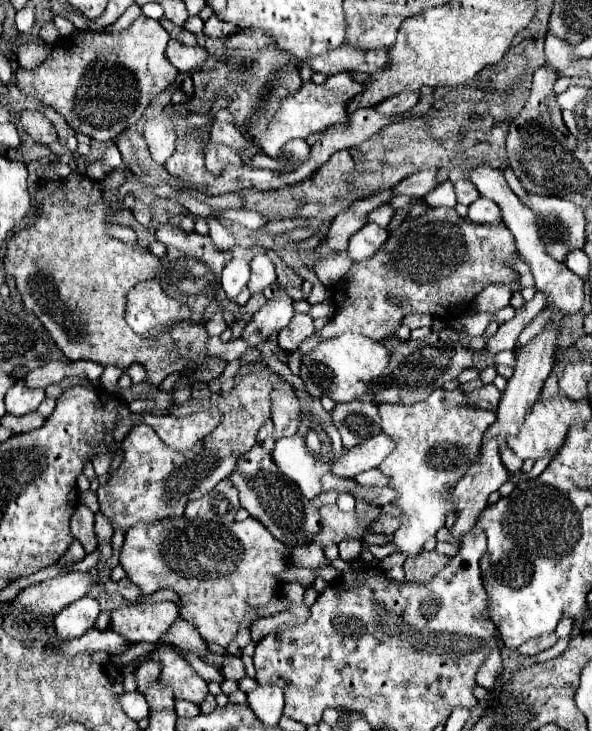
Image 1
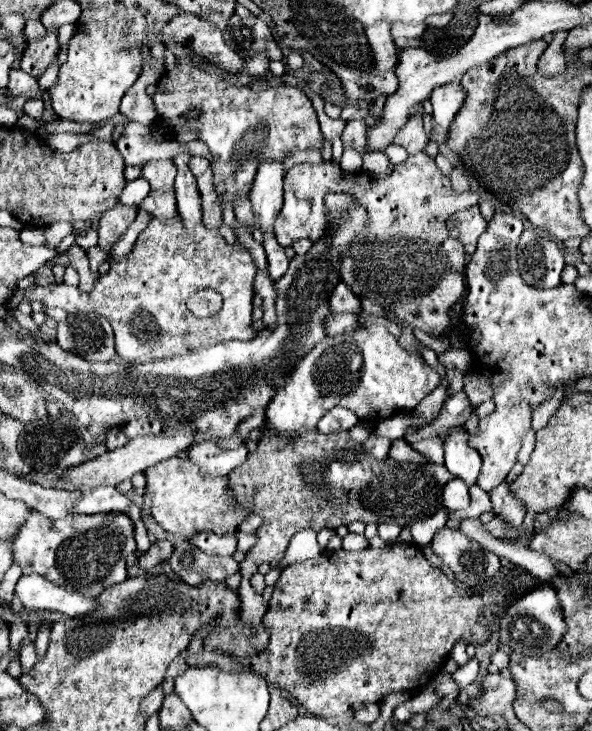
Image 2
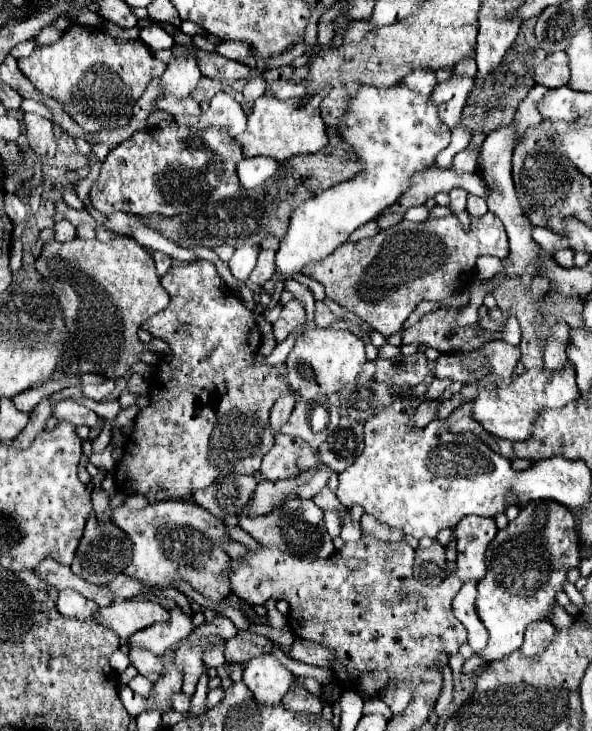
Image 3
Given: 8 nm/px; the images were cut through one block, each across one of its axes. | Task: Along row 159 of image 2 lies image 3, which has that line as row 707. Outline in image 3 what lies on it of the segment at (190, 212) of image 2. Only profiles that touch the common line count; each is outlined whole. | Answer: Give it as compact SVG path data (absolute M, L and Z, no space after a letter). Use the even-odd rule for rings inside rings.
M182 691L174 694L172 697L172 707L181 713L188 712L190 709L190 697Z

